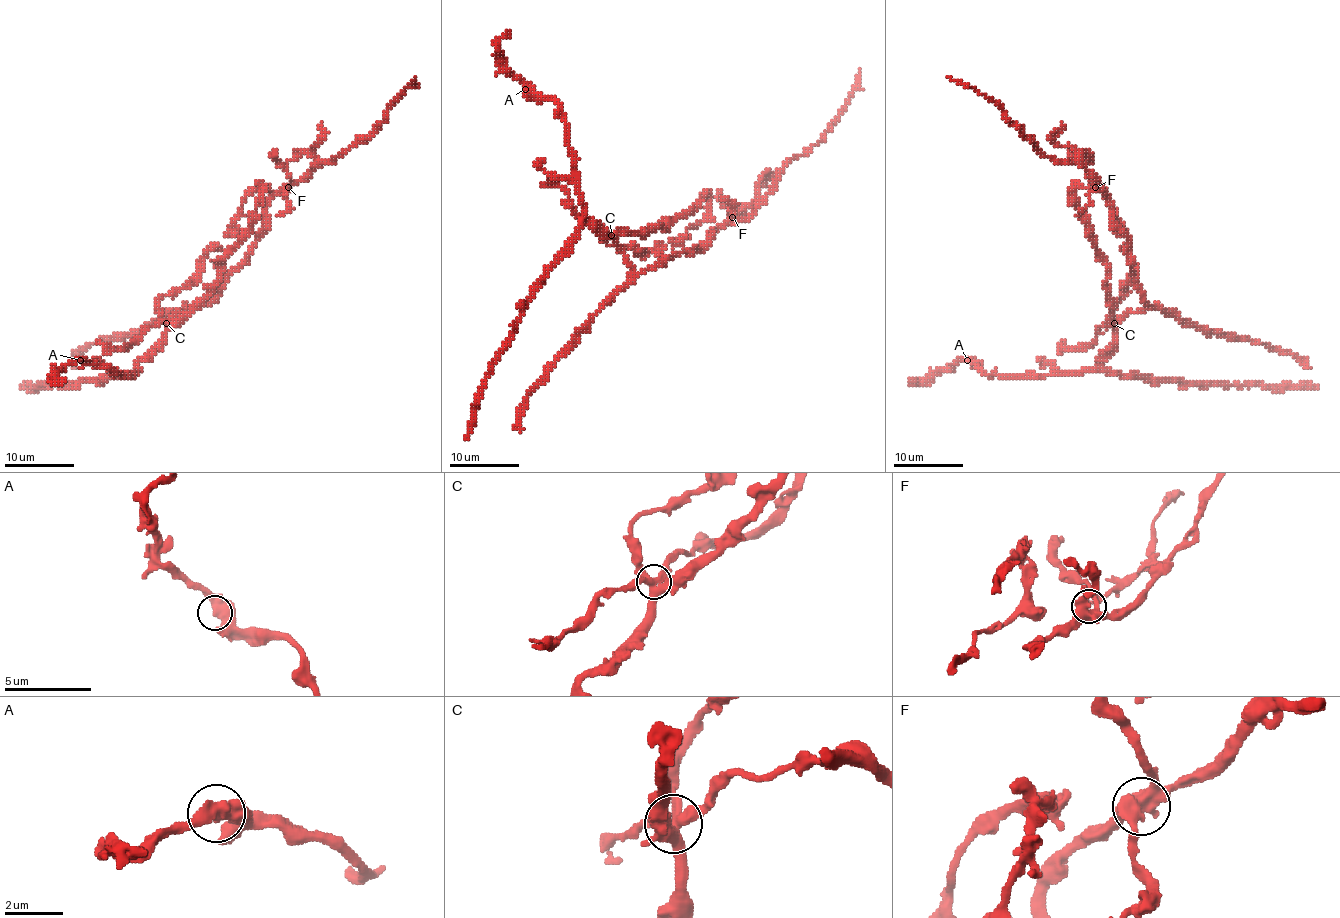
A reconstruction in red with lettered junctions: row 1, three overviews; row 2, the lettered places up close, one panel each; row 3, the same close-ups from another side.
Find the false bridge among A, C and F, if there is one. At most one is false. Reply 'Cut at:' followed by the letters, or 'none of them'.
Cut at: C

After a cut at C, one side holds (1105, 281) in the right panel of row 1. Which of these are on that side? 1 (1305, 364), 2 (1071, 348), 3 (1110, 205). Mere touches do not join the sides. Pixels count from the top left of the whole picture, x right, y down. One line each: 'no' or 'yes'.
1: no
2: no
3: no

